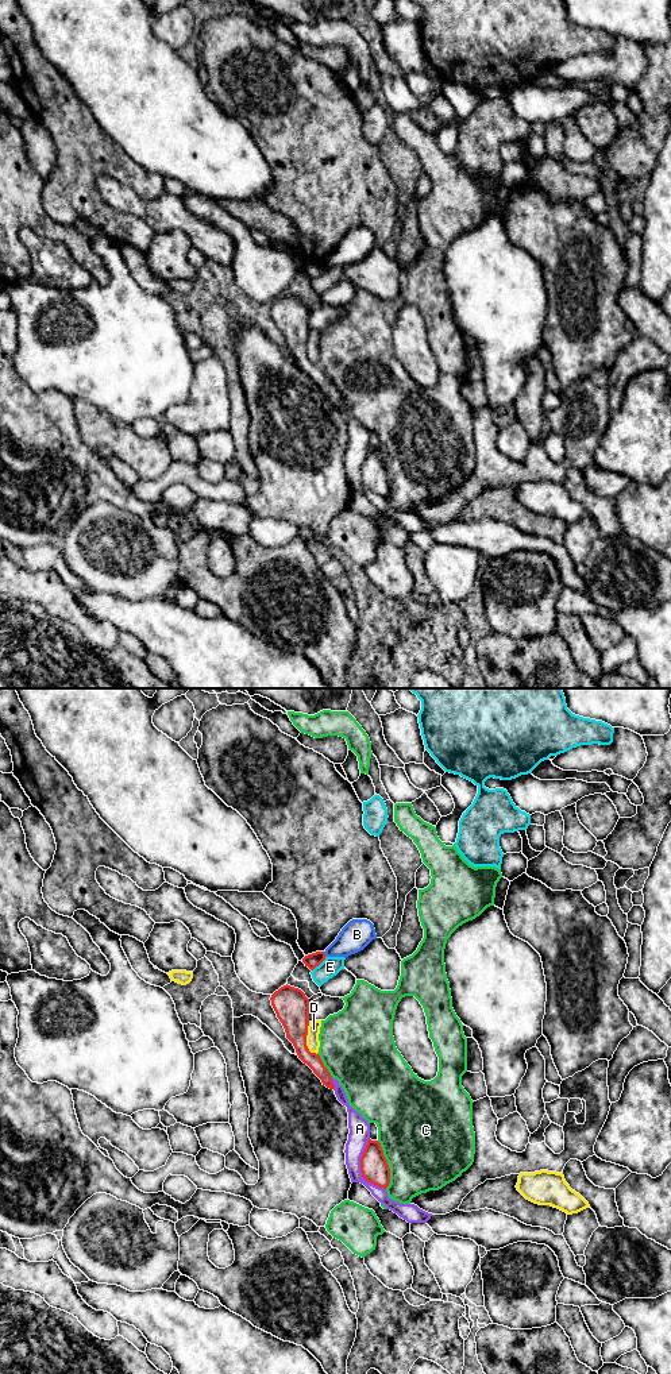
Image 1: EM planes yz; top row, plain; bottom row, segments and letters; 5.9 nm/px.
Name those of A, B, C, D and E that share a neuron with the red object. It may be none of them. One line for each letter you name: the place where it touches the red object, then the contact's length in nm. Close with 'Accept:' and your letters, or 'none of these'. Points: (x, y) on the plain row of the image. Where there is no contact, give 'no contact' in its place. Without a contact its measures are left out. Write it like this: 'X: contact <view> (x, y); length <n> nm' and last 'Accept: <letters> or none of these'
Accept: none of these

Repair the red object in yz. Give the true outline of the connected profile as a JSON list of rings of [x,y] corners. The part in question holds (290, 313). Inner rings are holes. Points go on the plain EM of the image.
[[[286,293],[275,300],[270,309],[277,327],[285,337],[286,347],[293,352],[298,367],[313,379],[323,394],[335,398],[331,382],[324,375],[320,364],[311,362],[306,355],[309,308],[301,298]]]

